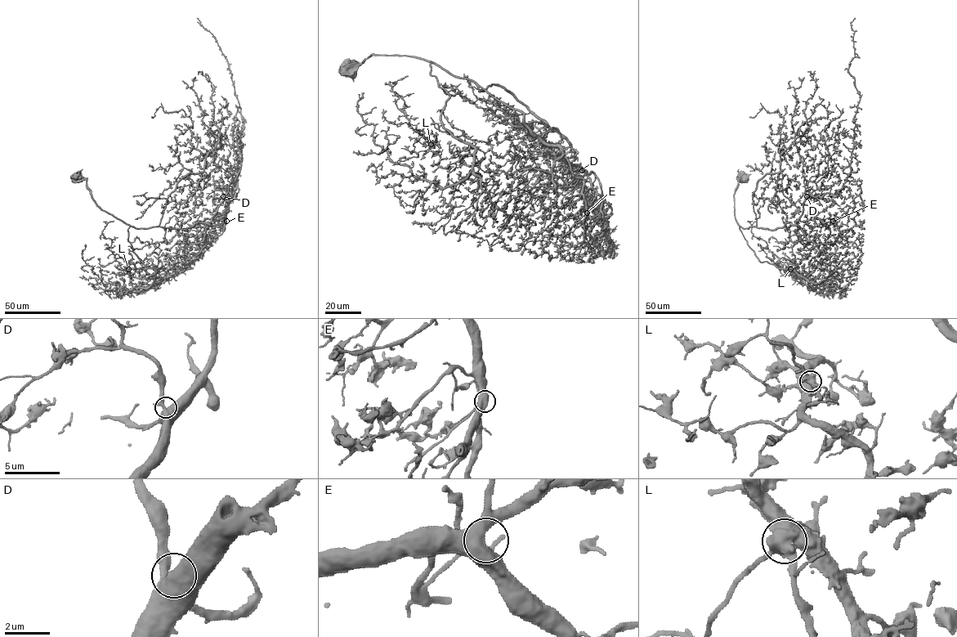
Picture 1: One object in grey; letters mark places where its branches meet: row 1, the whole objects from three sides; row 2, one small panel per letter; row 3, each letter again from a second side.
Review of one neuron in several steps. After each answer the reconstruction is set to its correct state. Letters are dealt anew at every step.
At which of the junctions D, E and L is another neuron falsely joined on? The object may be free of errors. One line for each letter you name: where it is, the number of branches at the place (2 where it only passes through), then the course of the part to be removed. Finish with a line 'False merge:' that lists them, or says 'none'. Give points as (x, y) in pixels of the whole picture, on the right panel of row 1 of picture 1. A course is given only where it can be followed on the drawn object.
L: at (790, 269); 3 branches meet; foreign part runs (790, 269), (782, 275), (781, 265), (777, 259)
False merge: L

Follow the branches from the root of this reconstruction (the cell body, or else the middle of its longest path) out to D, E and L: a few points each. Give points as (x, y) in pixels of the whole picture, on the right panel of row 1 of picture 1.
D: (744, 178), (739, 179), (734, 195), (735, 217), (743, 228), (774, 230), (793, 224), (807, 196)
E: (744, 178), (739, 179), (734, 195), (735, 217), (743, 228), (774, 230), (812, 216), (822, 222), (833, 221)
L: (744, 178), (739, 179), (734, 195), (739, 228), (761, 262), (791, 268), (800, 279), (805, 277), (790, 269)

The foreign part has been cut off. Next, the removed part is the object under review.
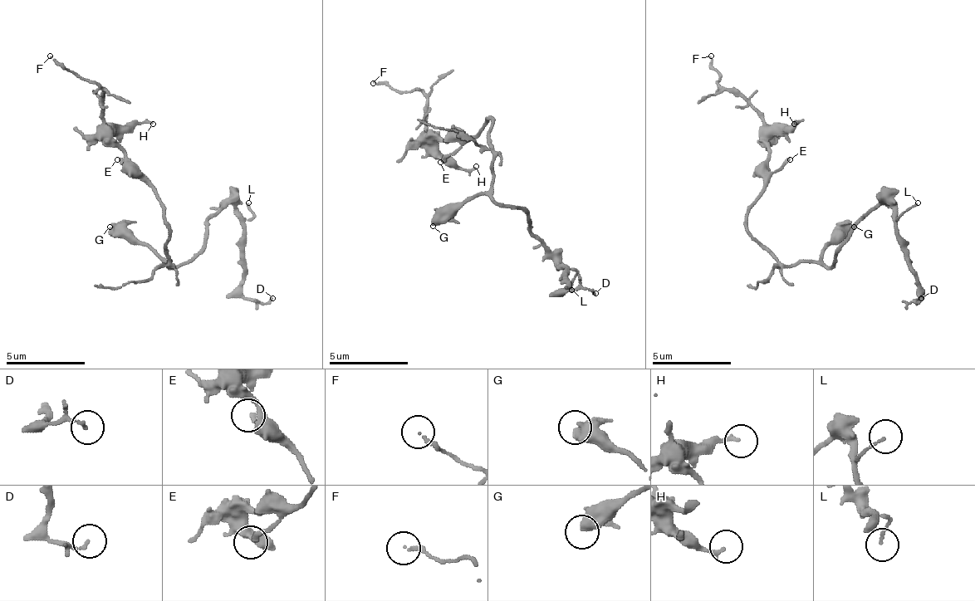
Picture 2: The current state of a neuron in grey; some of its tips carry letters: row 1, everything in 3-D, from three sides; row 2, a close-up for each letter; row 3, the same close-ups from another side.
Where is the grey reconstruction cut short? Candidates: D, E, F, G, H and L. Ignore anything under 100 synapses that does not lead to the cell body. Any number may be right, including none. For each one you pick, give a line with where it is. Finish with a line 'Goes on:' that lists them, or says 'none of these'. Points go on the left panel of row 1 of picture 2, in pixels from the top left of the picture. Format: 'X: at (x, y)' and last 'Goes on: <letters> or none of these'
Goes on: none of these

